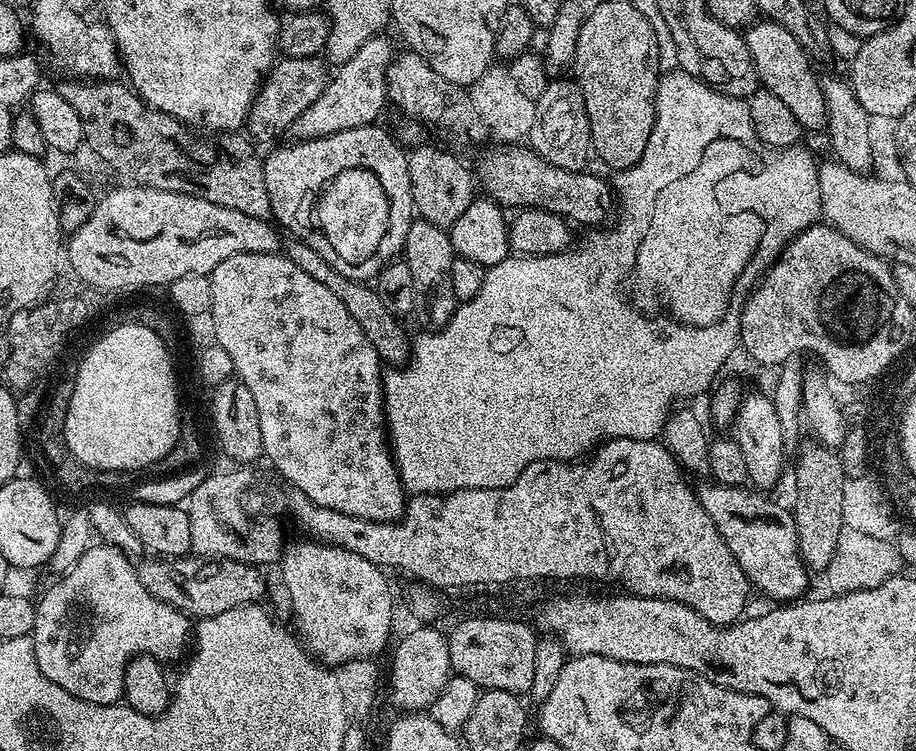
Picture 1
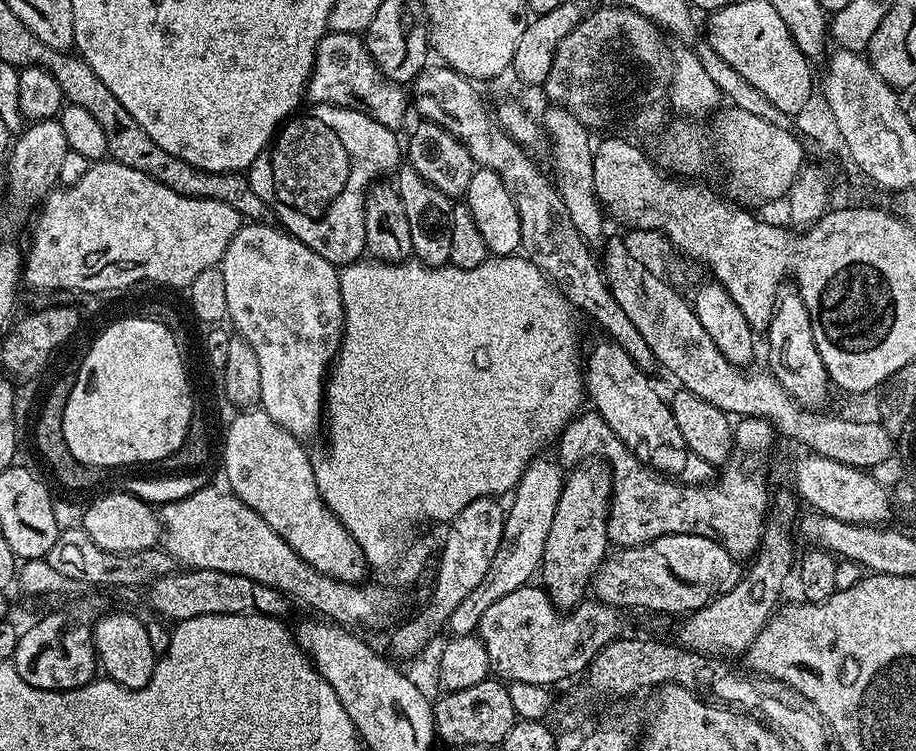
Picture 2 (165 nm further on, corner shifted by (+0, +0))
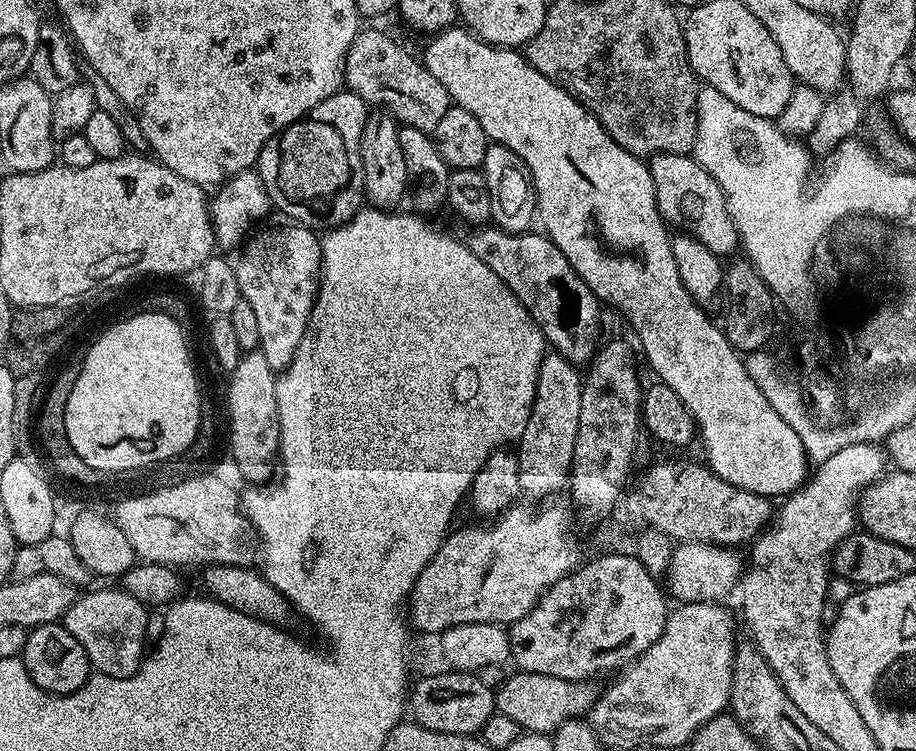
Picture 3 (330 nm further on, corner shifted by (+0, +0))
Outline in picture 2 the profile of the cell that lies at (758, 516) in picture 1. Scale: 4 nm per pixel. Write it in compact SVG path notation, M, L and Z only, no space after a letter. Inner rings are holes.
M608 338L602 340L589 350L584 368L584 387L590 404L592 400L591 407L641 464L653 472L681 484L709 483L714 476L714 466L686 446L686 438L682 438L682 430L678 430L678 422L672 417L671 403L656 393L655 386L648 381L649 373L636 366L622 346Z

